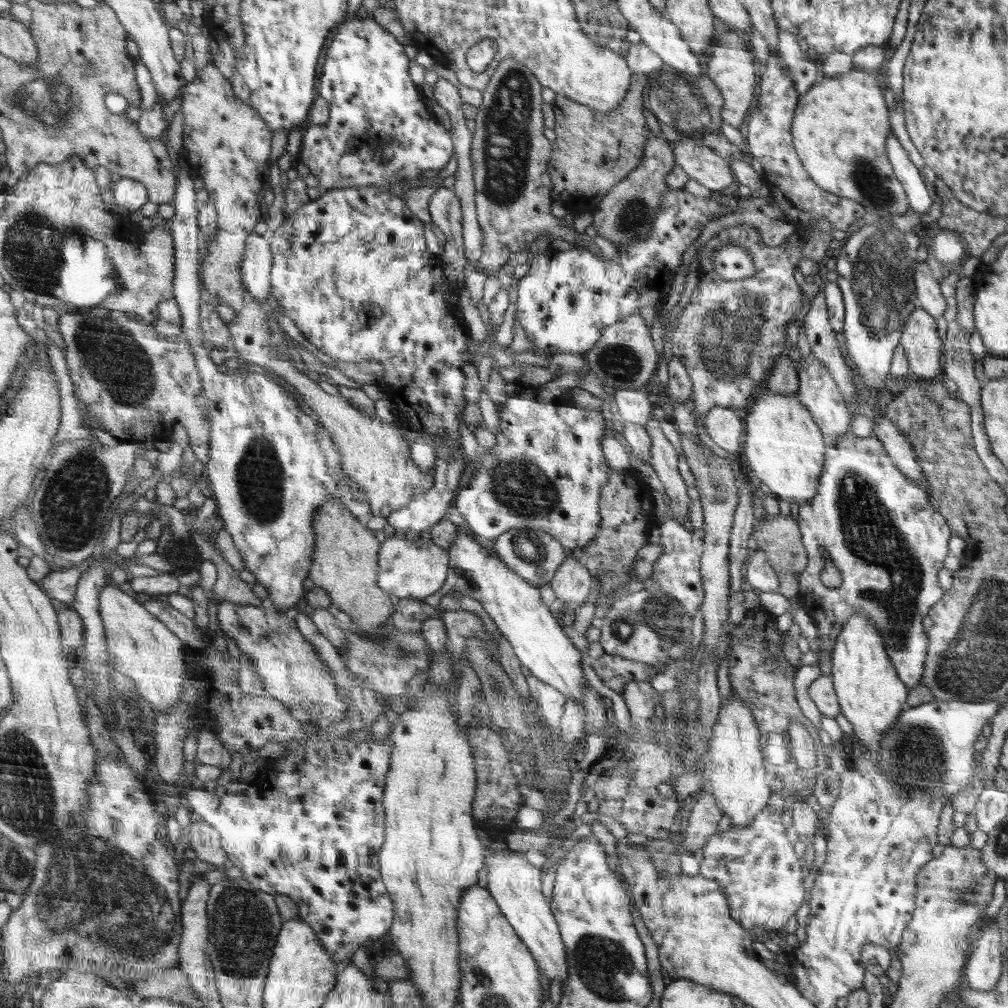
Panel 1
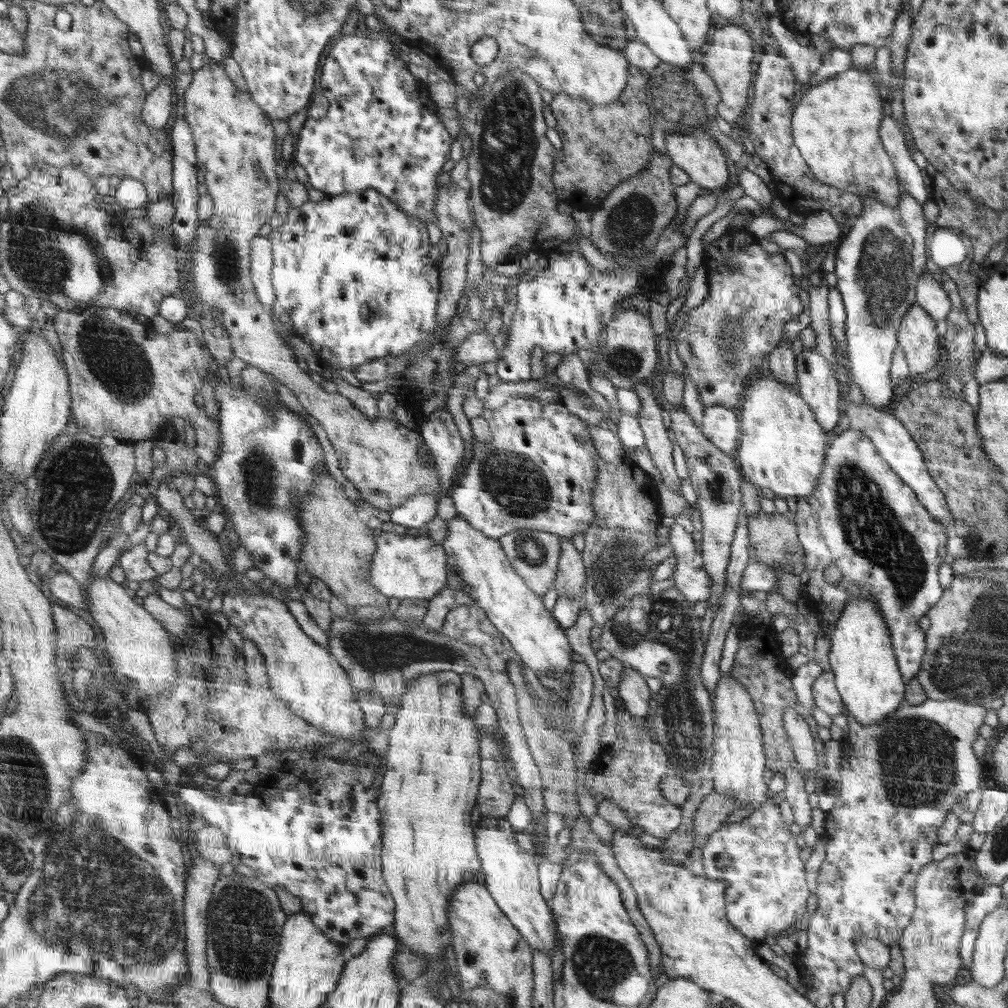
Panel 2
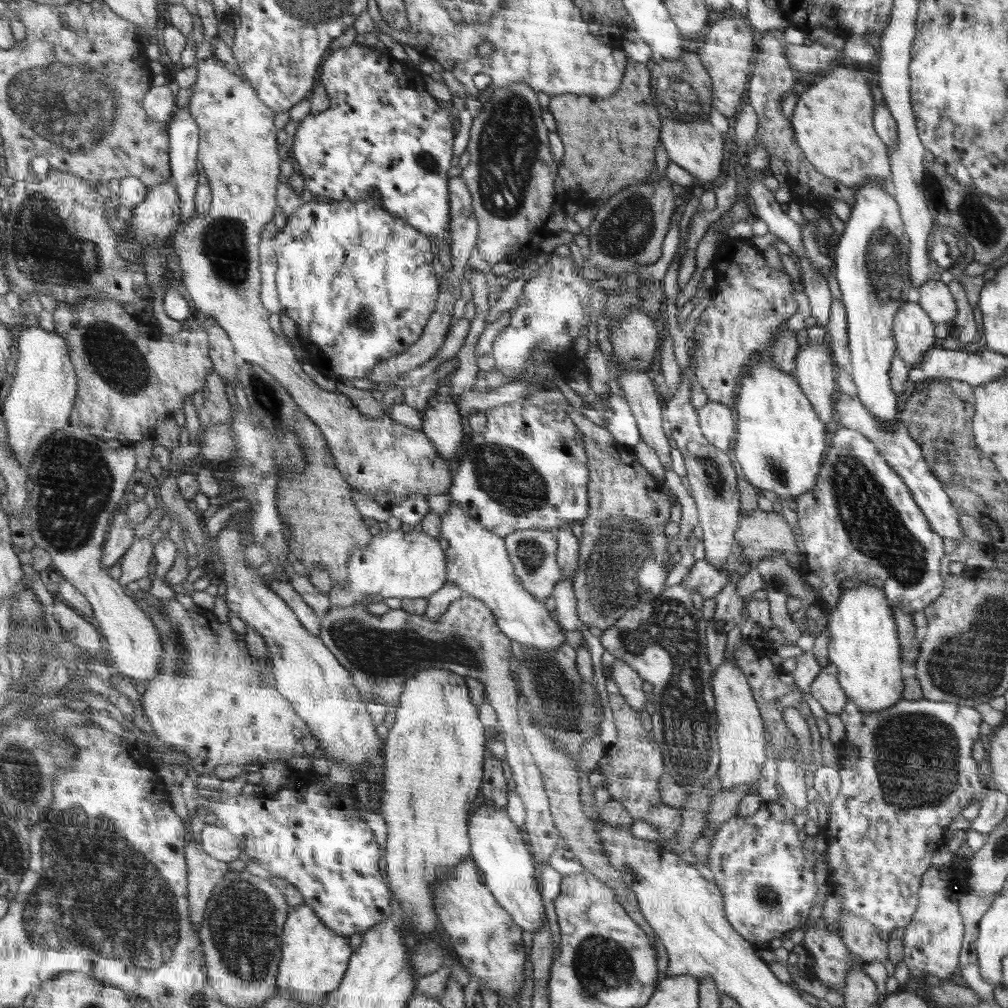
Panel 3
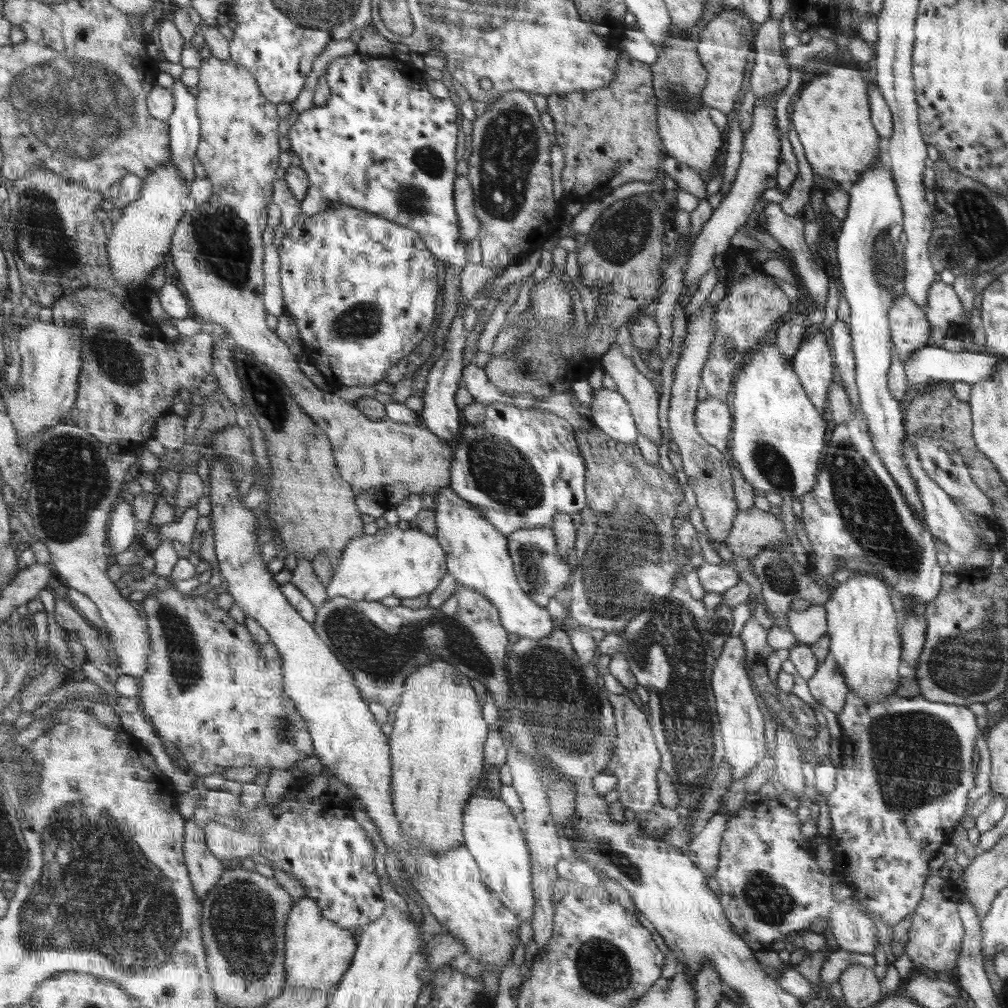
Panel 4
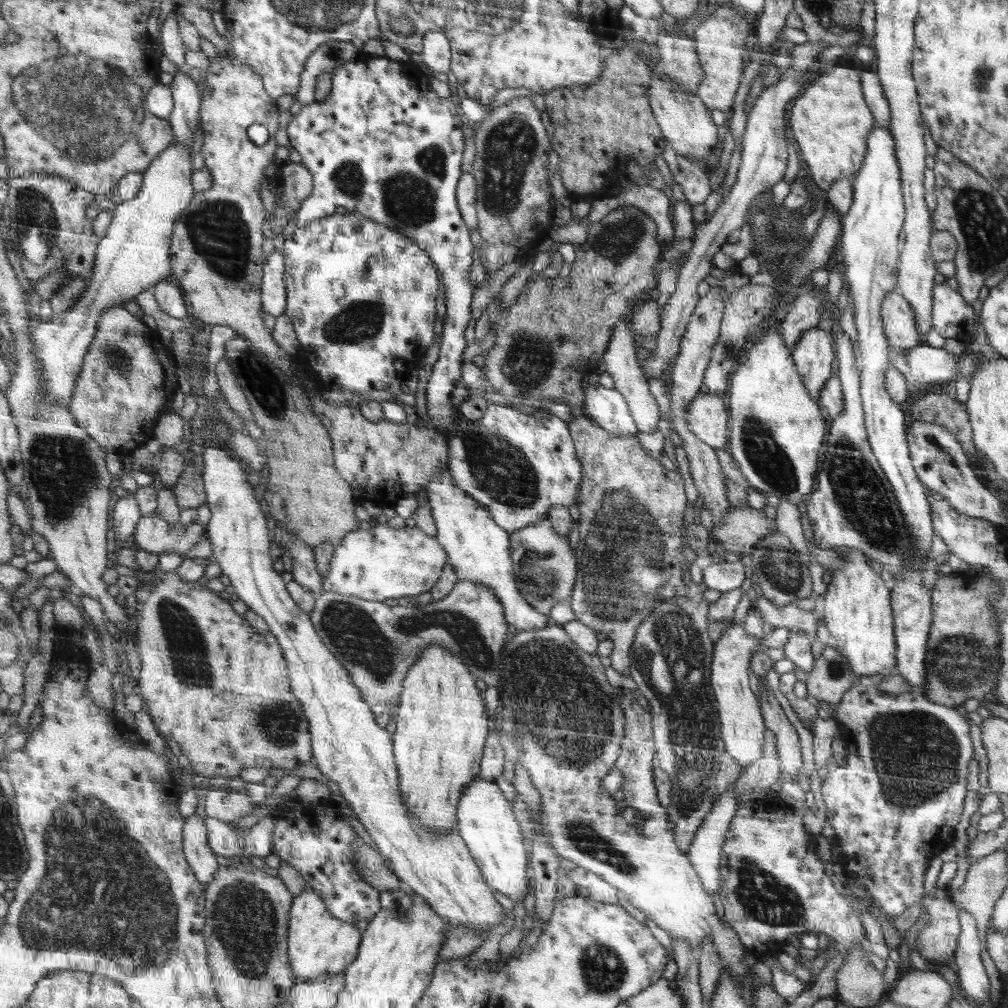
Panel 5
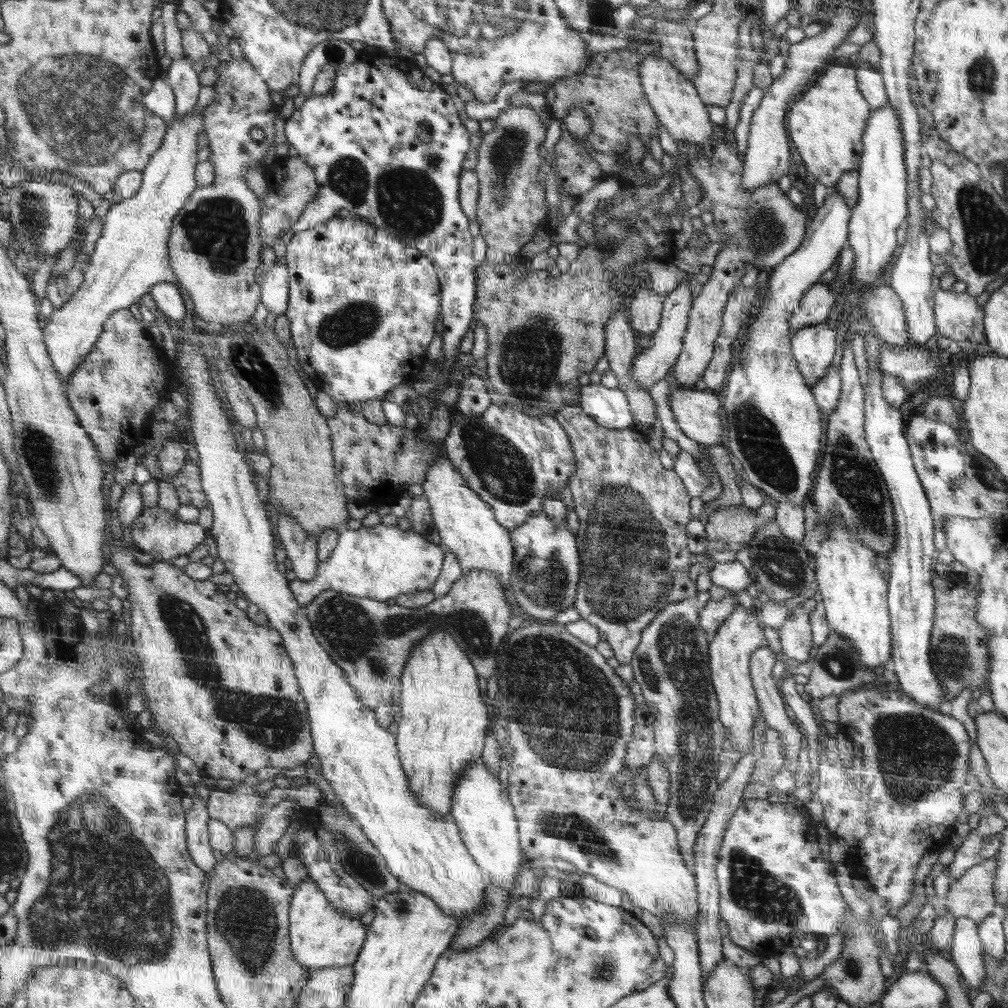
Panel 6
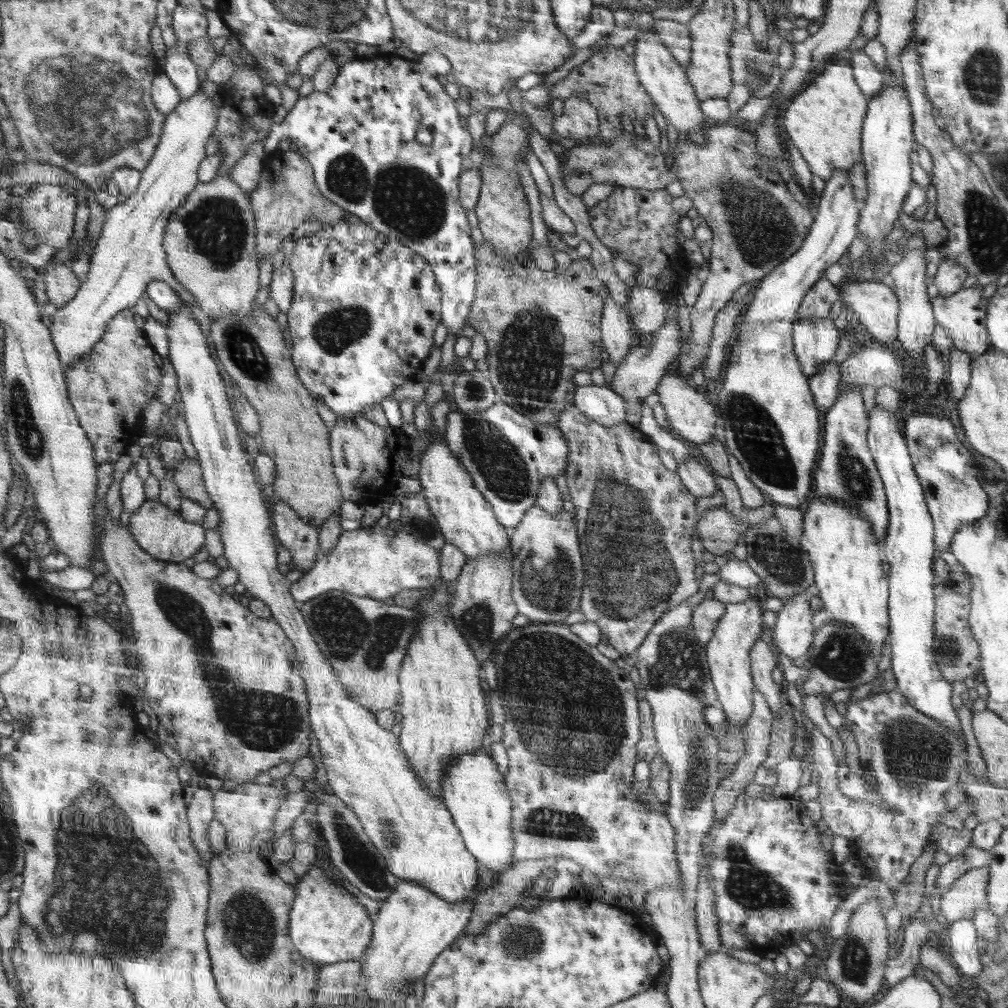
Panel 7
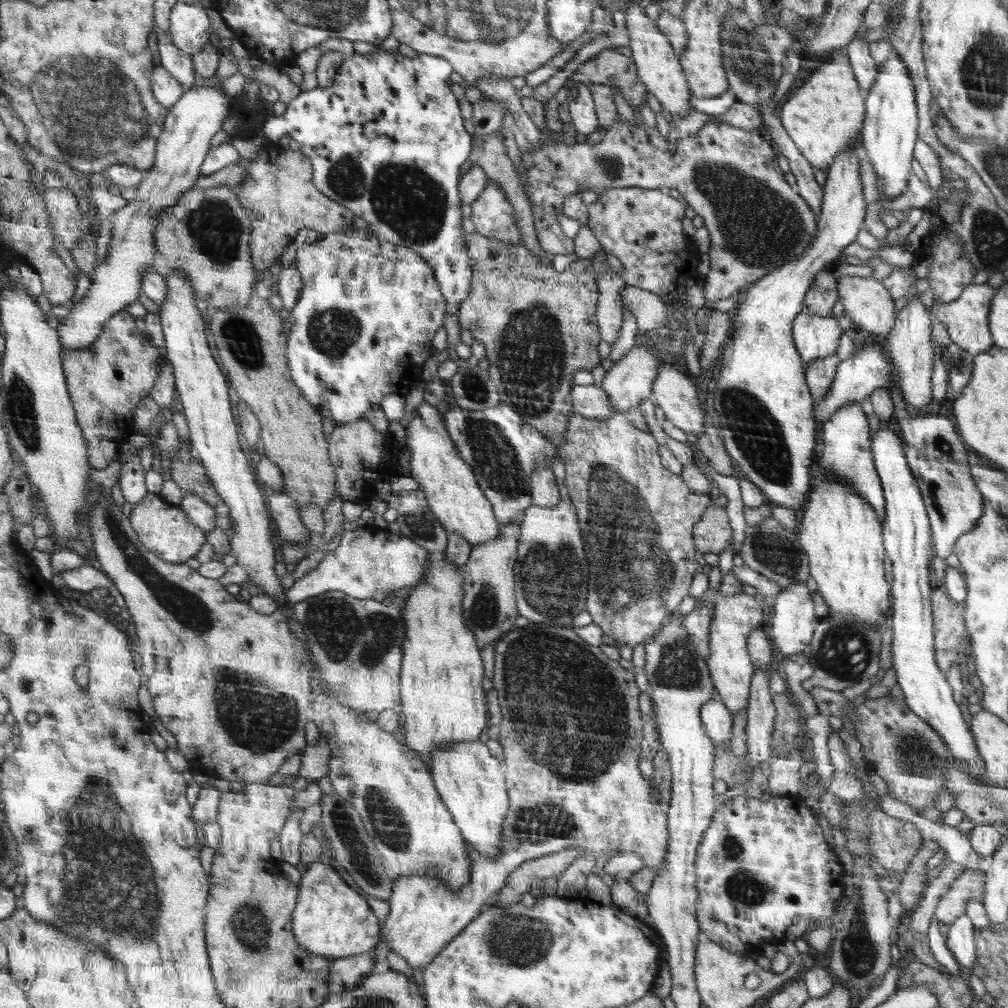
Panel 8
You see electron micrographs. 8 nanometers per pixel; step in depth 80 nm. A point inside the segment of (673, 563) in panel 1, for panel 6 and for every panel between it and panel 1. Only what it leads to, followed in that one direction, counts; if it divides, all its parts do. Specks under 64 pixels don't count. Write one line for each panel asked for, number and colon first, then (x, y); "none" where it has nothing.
2: (690, 577)
3: (706, 579)
4: (718, 578)
5: (722, 575)
6: (733, 575)

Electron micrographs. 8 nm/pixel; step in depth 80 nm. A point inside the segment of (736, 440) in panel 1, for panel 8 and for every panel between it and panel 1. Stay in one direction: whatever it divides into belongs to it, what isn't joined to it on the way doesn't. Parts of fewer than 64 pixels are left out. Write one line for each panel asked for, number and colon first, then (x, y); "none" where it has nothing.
2: (720, 426)
3: (716, 421)
4: (713, 420)
5: (708, 420)
6: (697, 413)
7: (687, 412)
8: (675, 395)

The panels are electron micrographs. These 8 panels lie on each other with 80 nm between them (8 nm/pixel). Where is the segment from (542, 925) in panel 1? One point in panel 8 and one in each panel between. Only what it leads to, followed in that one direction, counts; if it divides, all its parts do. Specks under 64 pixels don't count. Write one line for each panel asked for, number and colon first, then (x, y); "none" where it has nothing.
2: (510, 875)
3: (507, 869)
4: (494, 838)
5: (487, 825)
6: (484, 814)
7: (474, 792)
8: (469, 779)

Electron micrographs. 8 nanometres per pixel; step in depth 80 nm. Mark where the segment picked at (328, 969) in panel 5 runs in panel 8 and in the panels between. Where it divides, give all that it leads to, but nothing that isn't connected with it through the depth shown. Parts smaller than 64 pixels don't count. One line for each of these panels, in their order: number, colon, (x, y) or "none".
6: (321, 936)
7: (327, 925)
8: (330, 920)

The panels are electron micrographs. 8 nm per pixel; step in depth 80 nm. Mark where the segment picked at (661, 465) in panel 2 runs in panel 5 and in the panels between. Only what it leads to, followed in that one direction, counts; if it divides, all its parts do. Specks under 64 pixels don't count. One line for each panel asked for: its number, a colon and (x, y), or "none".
3: (642, 400)
4: (641, 397)
5: (620, 362)

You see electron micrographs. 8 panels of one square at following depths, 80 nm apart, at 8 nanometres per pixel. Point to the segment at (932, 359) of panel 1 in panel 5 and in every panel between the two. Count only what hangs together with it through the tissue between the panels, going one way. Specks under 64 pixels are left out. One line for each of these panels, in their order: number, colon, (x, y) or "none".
2: (917, 337)
3: (914, 331)
4: (910, 328)
5: (901, 325)

